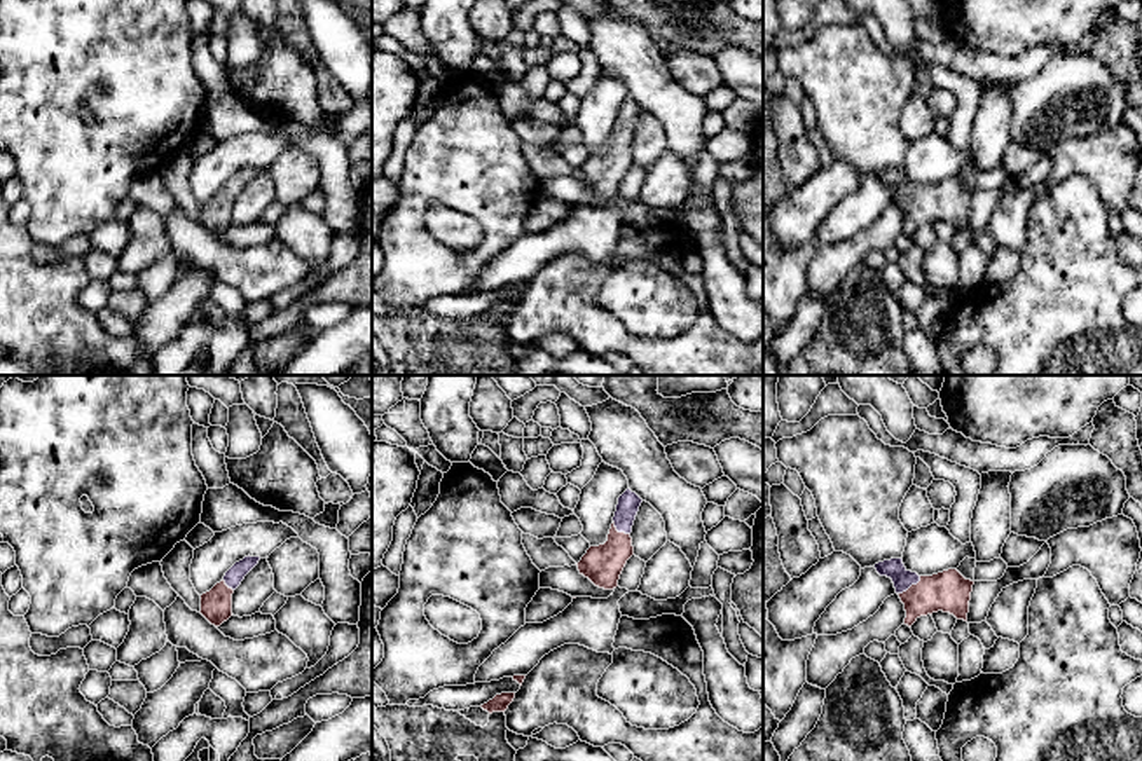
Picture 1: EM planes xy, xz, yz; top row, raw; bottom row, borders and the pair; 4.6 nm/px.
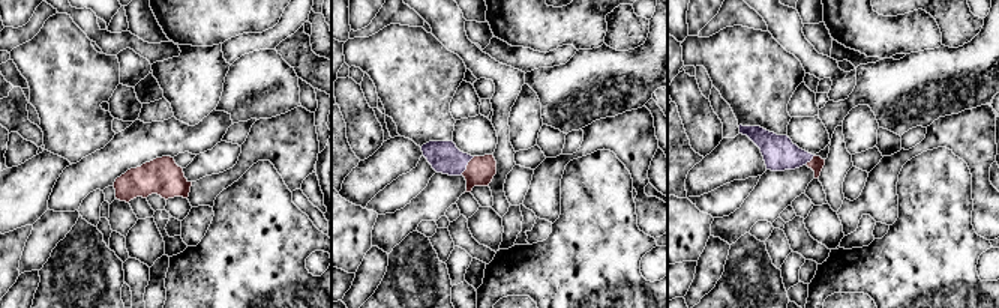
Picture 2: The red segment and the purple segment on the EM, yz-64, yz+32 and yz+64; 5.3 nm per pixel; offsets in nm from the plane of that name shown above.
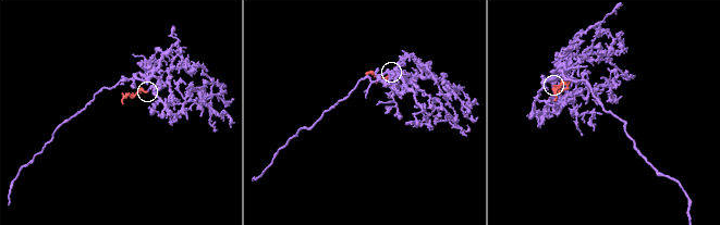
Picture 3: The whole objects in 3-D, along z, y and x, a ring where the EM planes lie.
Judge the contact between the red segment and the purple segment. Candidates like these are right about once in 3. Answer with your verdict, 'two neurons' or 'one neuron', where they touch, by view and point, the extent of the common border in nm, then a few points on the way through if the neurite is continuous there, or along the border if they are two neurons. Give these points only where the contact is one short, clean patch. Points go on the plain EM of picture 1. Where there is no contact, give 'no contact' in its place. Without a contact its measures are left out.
one neuron; contact yz (912, 194); length 140 nm; way yz (950, 201), (919, 201), (912, 194), (894, 177)

